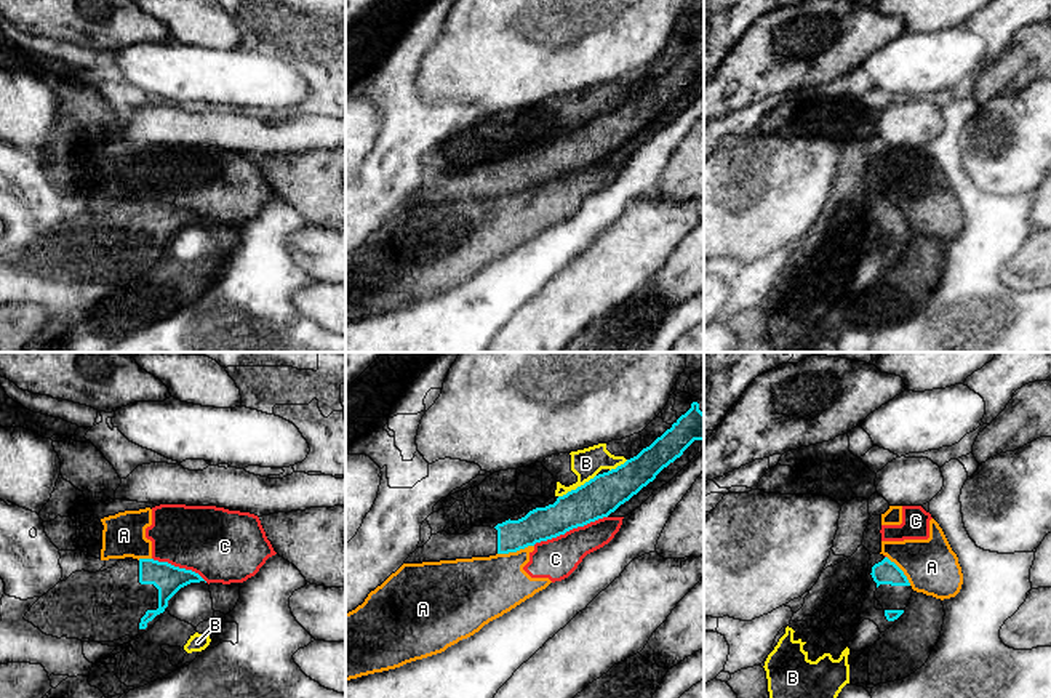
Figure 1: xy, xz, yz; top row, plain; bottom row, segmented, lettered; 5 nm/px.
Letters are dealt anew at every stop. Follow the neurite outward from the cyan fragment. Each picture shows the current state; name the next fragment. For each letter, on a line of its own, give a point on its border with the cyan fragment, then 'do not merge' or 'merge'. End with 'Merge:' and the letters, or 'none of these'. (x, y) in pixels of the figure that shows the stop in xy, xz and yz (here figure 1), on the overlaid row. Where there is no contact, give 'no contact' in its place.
A: xz (515, 551) | do not merge
B: xz (578, 487) | do not merge
C: xz (570, 529) | do not merge
Merge: none of these

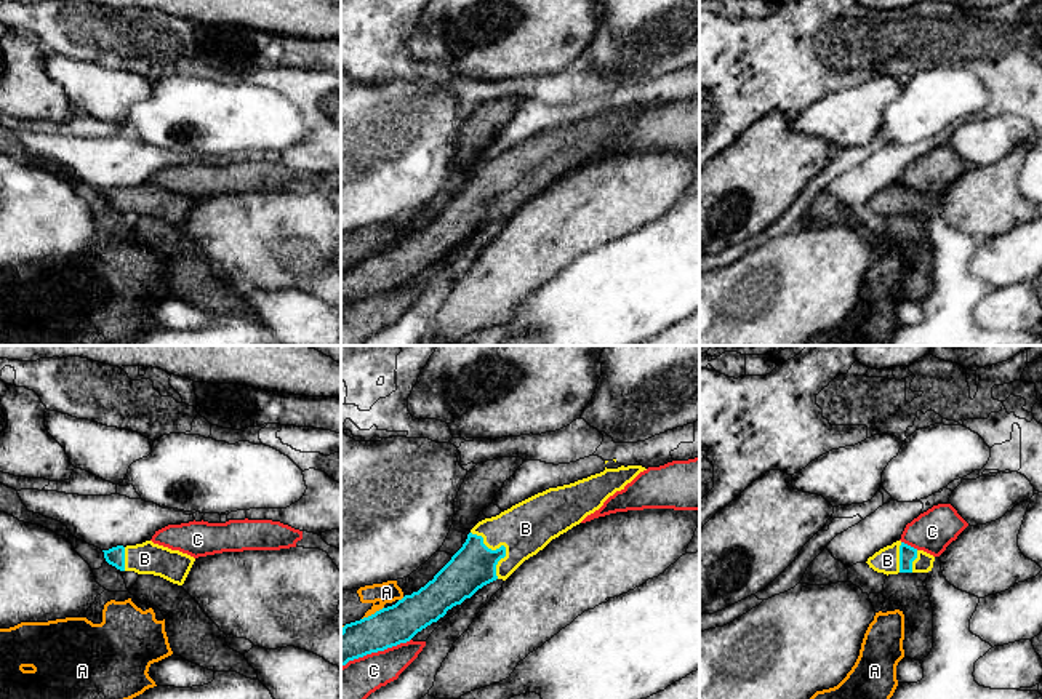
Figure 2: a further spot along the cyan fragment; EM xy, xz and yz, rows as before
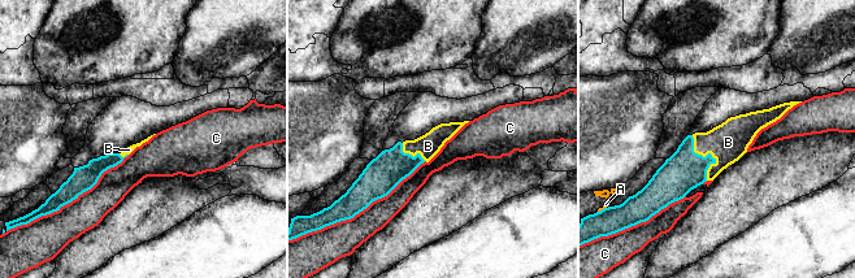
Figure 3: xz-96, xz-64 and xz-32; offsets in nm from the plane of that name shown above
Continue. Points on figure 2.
A: xz (372, 615) | do not merge
B: xz (501, 546) | merge
C: xz (375, 651) | do not merge
Merge: B

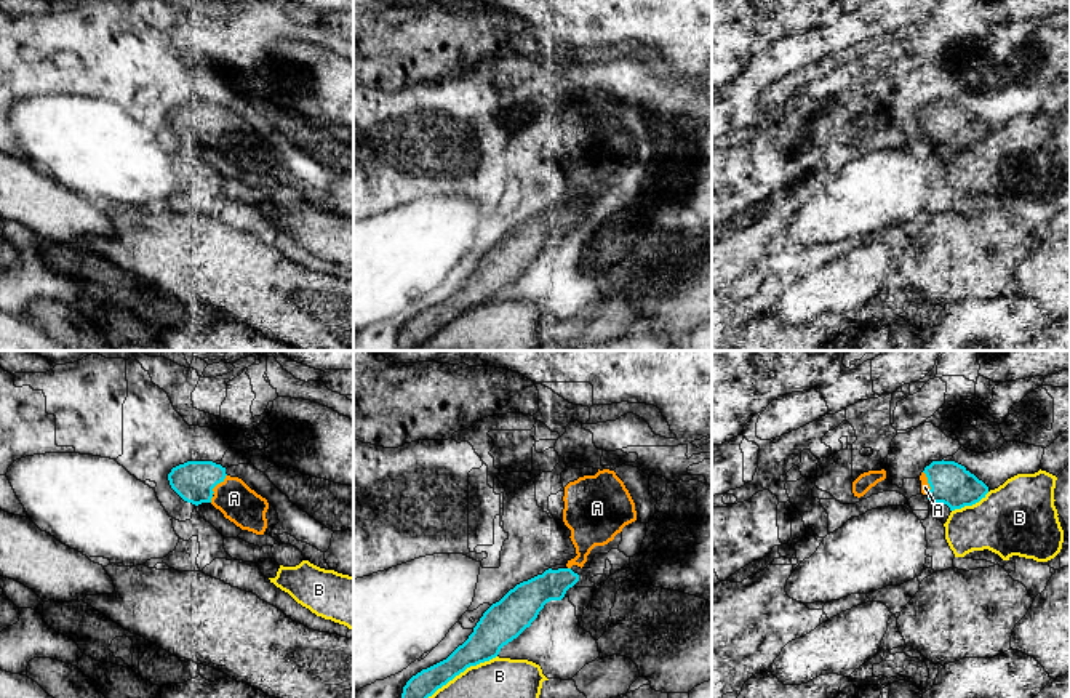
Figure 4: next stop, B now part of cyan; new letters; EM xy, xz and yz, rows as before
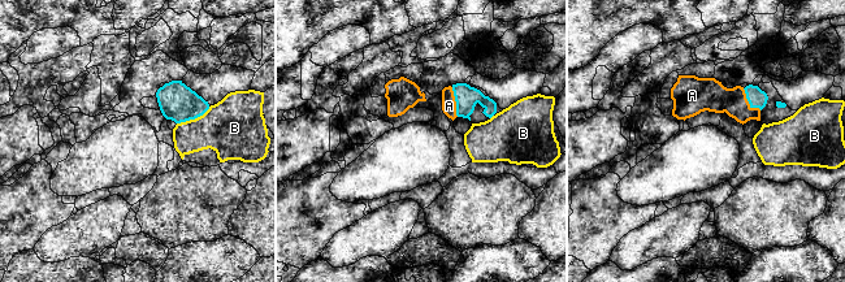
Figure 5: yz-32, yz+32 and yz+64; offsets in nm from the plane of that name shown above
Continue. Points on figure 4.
A: xy (218, 482) | merge
B: xz (461, 671) | do not merge
Merge: A

